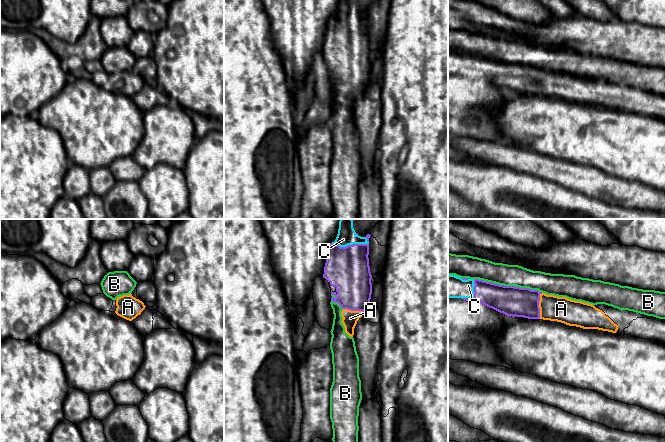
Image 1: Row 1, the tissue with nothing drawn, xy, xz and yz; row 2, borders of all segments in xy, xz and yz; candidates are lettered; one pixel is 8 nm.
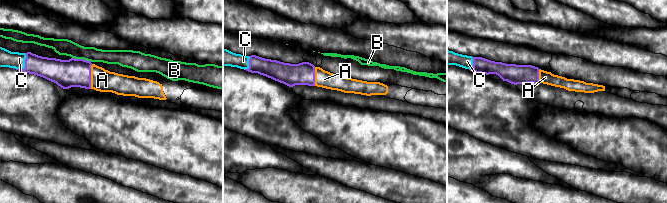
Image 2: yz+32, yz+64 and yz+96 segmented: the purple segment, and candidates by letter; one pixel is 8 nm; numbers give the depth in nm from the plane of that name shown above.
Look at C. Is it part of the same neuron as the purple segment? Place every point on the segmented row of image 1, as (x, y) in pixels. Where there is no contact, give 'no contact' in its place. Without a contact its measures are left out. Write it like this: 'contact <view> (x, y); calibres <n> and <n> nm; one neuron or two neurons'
contact xz (350, 245); calibres 360 and 150 nm; one neuron

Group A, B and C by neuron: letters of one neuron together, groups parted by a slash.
A C / B

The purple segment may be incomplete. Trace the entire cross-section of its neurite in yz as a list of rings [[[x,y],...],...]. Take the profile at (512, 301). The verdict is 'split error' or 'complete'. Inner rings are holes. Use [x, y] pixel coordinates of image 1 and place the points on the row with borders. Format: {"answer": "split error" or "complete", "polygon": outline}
{"answer": "split error", "polygon": [[[448,275],[448,297],[483,304],[507,316],[557,321],[665,344],[665,319],[619,310],[605,304],[592,305],[529,288],[455,275]]]}

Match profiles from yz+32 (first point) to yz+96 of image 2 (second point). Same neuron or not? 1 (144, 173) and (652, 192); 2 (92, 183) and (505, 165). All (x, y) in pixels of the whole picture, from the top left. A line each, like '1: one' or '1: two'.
1: one
2: two

